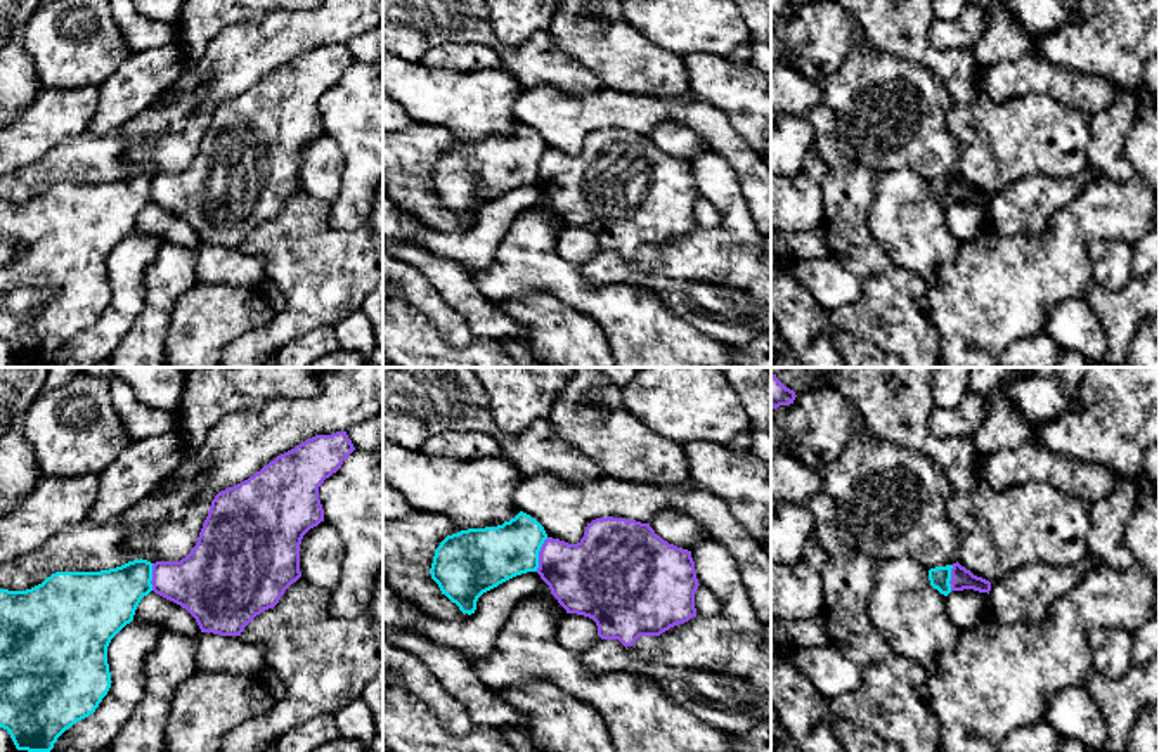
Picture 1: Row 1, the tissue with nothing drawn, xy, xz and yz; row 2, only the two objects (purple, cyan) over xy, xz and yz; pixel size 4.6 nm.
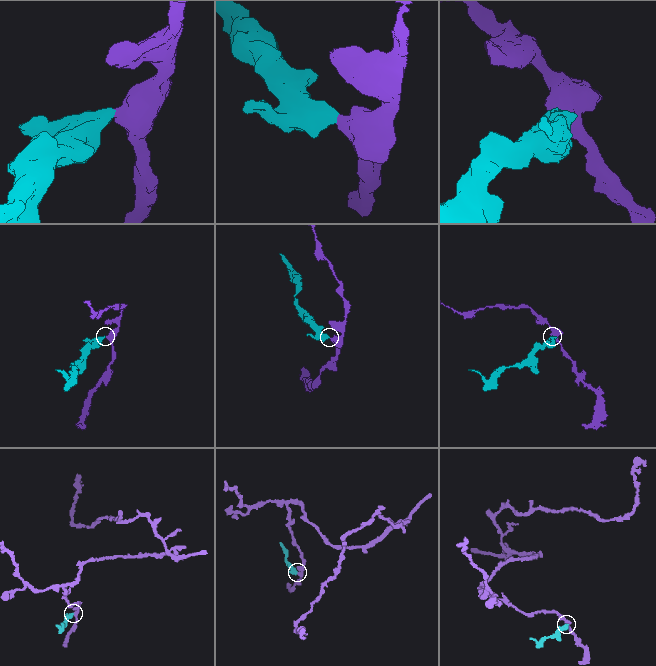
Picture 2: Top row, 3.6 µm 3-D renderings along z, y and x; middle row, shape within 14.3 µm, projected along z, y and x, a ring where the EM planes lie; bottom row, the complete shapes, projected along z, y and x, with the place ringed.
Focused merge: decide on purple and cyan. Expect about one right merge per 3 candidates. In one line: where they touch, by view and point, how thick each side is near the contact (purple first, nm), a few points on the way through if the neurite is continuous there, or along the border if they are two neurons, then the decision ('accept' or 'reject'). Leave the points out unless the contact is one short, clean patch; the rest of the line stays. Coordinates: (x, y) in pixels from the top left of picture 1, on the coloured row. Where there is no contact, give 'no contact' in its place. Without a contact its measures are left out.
meets purple in xz at (539, 555); 340 nm thick on the purple side, 280 nm on the other; border along xz (548, 538), (539, 551), (539, 567), (536, 570); reject

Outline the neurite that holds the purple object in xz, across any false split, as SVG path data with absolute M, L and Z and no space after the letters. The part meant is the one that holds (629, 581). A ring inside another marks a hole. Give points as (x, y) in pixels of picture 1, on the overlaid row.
M606 516L592 520L577 544L547 537L539 551L537 574L567 613L592 619L601 639L618 639L624 646L632 646L641 636L660 636L696 617L695 591L700 584L691 551L669 544L650 523Z

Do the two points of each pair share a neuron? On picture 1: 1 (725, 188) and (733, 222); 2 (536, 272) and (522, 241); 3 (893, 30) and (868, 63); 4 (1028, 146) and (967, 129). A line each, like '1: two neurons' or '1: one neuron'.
1: one neuron
2: one neuron
3: two neurons
4: one neuron

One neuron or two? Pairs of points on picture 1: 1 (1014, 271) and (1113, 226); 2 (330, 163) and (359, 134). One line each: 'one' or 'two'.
1: one
2: two

